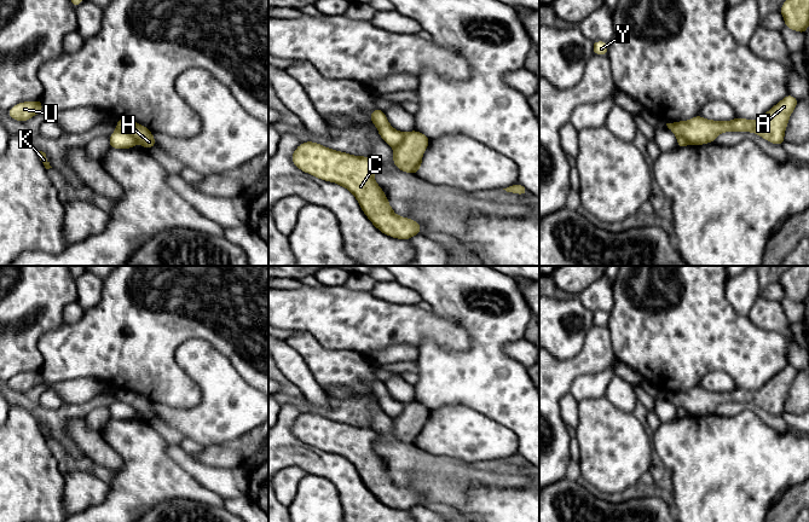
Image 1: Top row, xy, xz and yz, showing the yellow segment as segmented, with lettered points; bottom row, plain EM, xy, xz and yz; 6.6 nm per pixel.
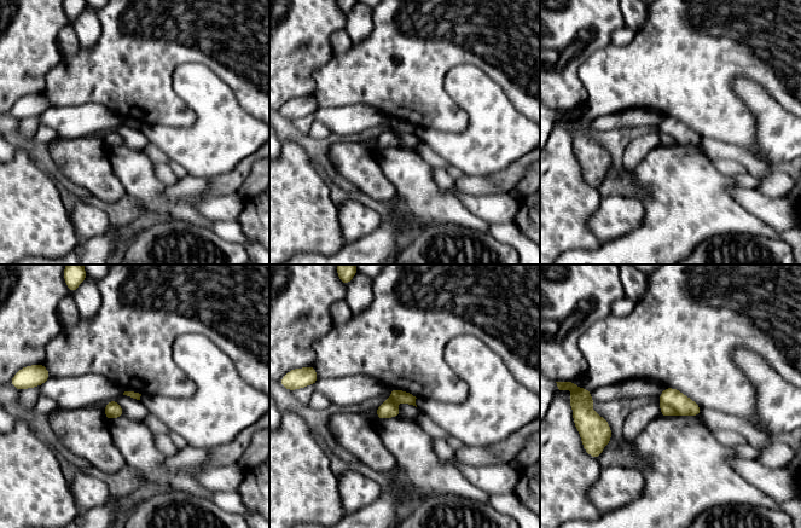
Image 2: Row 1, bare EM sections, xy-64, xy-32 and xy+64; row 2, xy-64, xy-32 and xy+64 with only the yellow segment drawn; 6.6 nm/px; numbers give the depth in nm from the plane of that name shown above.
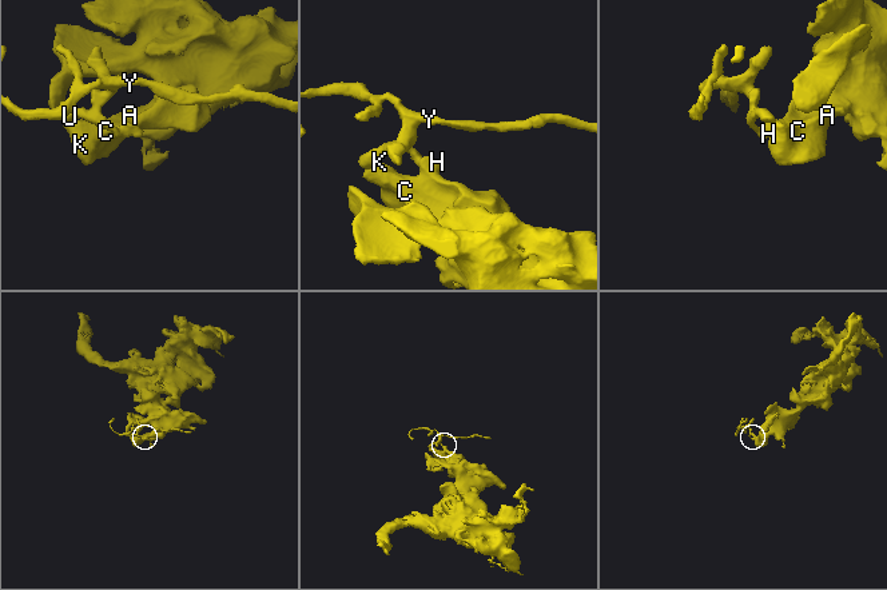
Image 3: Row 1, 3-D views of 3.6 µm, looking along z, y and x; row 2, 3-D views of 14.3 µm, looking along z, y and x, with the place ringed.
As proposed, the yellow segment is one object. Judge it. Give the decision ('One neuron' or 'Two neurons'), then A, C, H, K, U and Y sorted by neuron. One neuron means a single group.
Two neurons. Groups: A C H K / U Y

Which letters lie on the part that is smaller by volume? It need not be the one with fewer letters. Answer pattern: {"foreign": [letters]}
{"foreign": ["U", "Y"]}

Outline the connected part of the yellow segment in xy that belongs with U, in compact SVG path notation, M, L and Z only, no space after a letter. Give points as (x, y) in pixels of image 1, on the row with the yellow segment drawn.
M40 100L35 102L22 102L15 106L12 106L7 114L11 118L21 122L27 122L35 115L42 112L42 103Z

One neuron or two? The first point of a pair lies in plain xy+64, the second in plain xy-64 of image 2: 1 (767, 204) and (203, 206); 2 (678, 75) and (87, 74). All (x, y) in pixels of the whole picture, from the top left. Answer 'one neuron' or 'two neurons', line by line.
1: one neuron
2: one neuron

